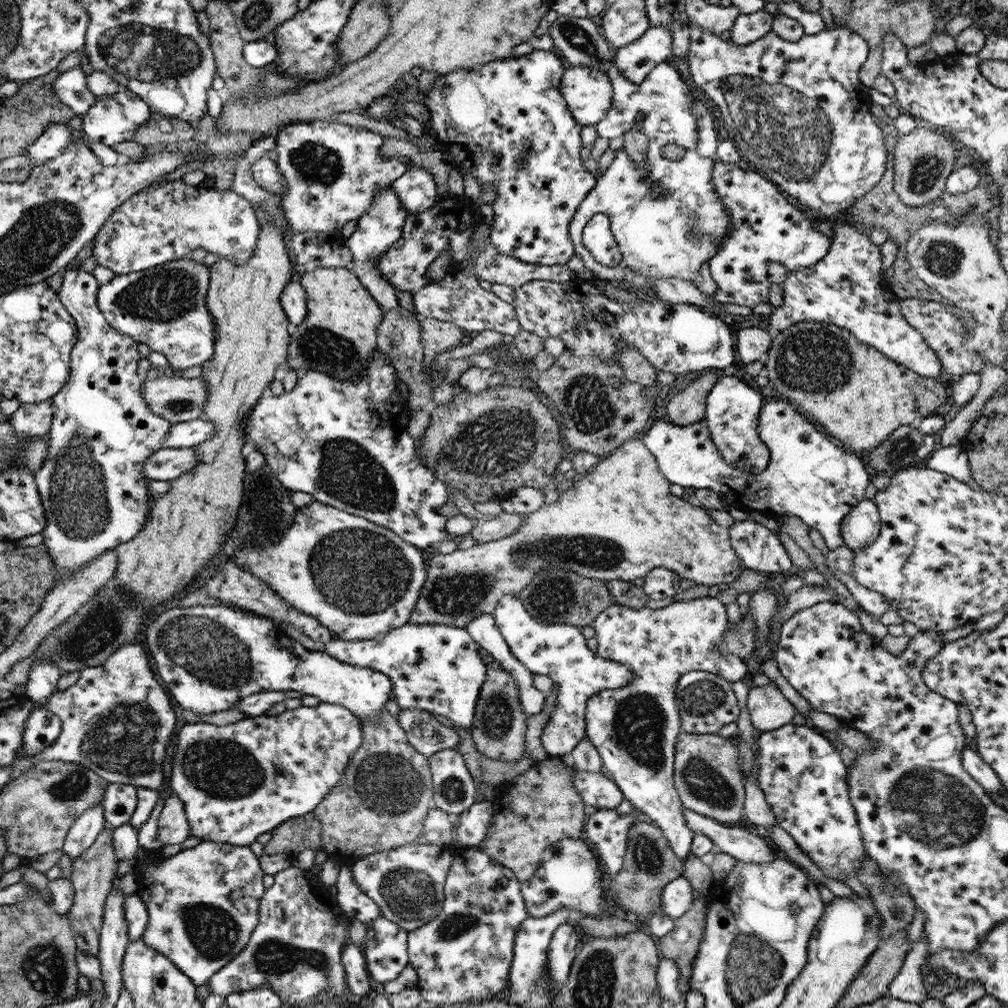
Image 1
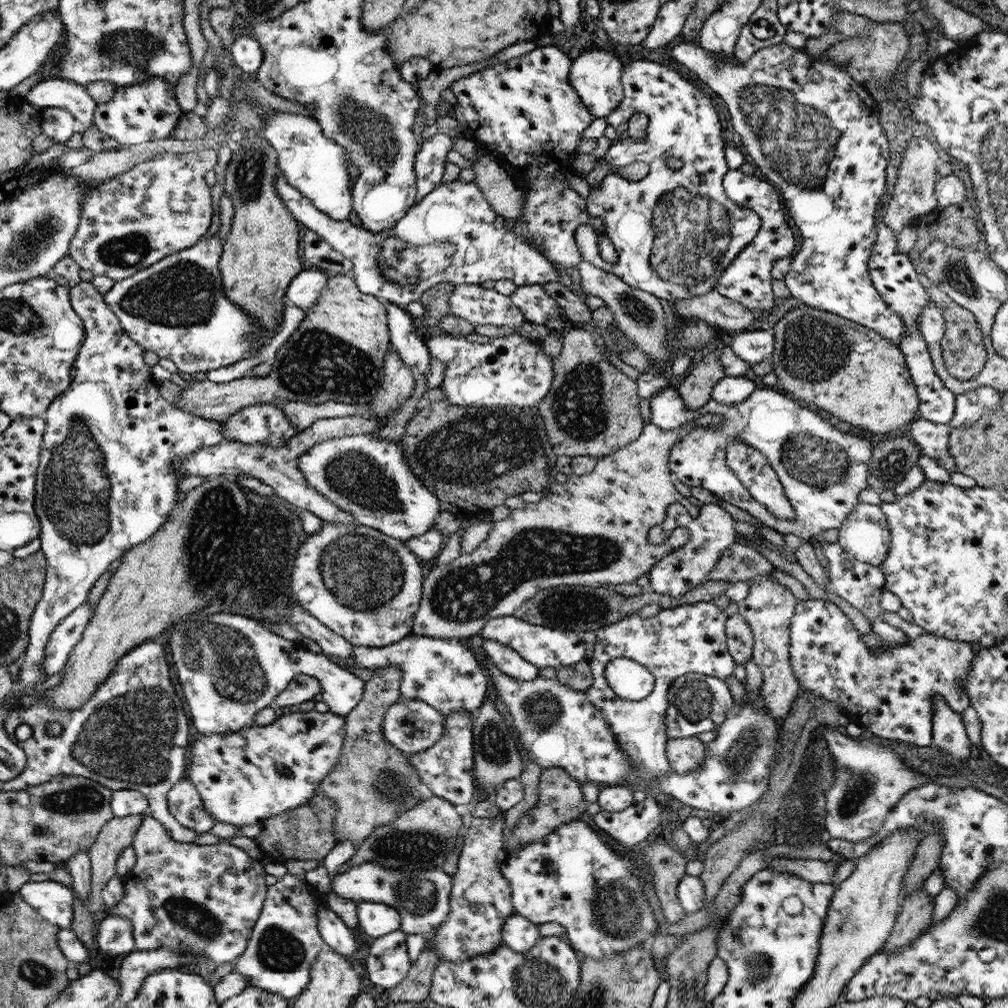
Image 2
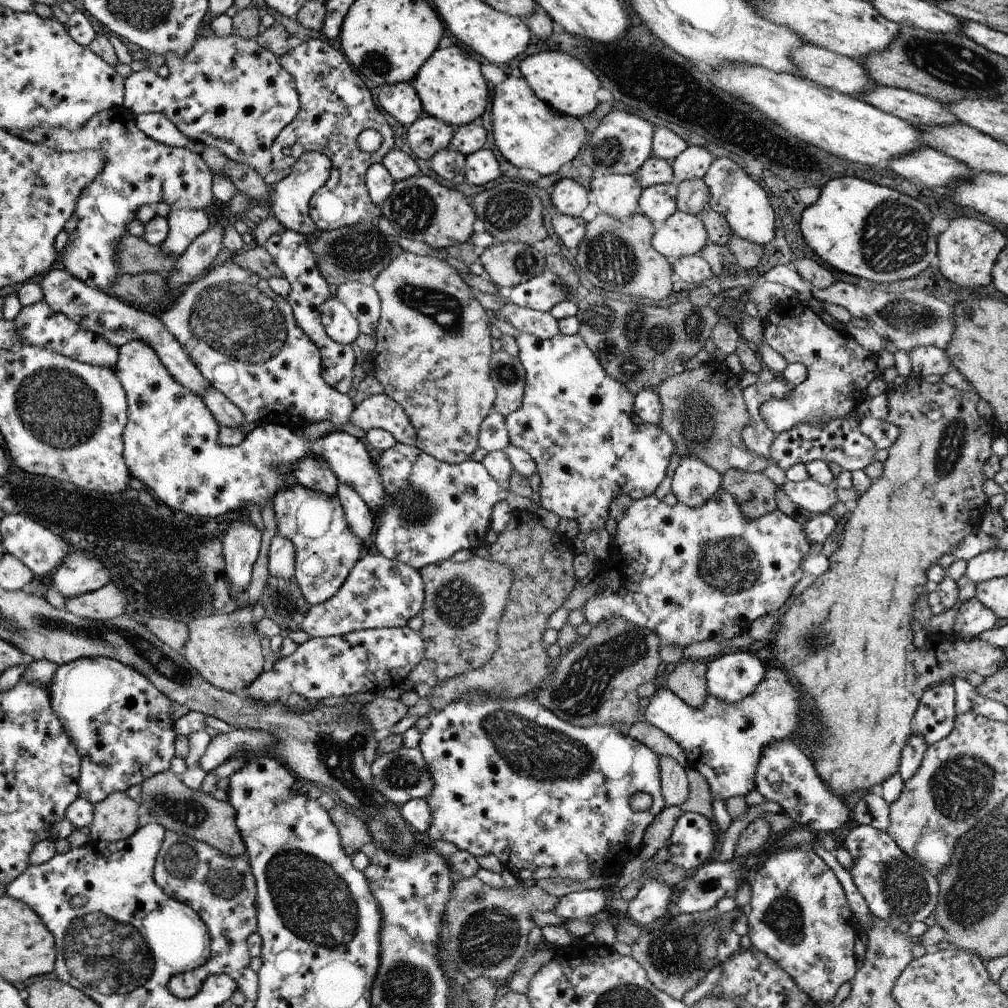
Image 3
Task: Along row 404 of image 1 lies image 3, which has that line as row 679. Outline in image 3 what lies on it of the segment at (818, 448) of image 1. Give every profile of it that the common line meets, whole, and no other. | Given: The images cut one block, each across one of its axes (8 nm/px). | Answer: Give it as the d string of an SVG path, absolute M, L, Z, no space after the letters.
M766 666L766 674L756 690L738 702L727 703L708 693L703 705L694 708L678 698L668 687L661 687L644 703L641 715L683 748L687 766L704 776L709 784L713 800L722 799L725 802L732 797L745 797L750 791L755 790L755 774L762 751L766 747L784 739L790 739L794 744L798 742L794 741L797 737L803 737L806 740L798 713L798 703L803 696L795 686L796 684L781 667L767 669Z

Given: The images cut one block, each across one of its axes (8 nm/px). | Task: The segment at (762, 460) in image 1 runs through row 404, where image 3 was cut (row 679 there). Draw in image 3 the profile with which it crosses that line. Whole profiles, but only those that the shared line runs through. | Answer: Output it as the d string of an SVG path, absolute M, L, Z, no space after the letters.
M749 651L724 654L707 666L707 689L718 700L735 703L750 696L766 674L765 660Z

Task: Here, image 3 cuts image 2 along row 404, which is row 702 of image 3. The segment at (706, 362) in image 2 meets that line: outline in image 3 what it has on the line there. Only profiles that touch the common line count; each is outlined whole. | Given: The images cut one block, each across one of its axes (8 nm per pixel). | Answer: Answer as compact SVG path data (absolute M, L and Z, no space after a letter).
M680 660L667 674L667 687L686 704L694 708L701 707L708 696L706 664Z

